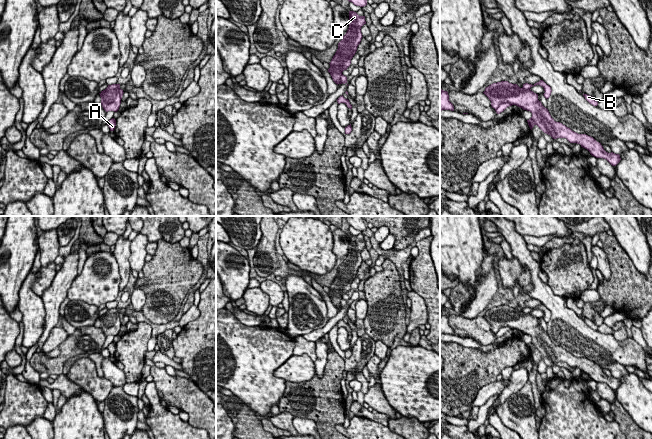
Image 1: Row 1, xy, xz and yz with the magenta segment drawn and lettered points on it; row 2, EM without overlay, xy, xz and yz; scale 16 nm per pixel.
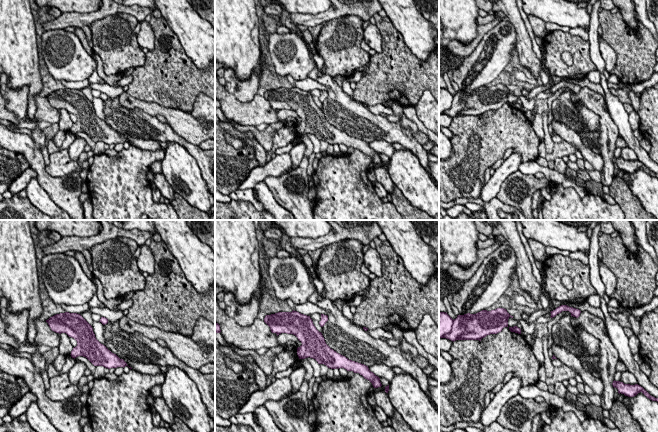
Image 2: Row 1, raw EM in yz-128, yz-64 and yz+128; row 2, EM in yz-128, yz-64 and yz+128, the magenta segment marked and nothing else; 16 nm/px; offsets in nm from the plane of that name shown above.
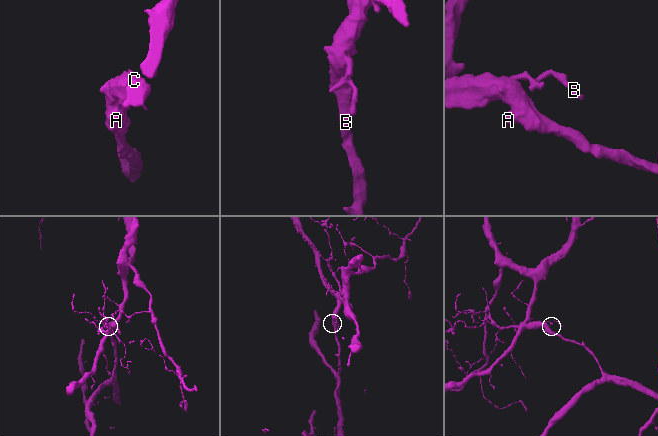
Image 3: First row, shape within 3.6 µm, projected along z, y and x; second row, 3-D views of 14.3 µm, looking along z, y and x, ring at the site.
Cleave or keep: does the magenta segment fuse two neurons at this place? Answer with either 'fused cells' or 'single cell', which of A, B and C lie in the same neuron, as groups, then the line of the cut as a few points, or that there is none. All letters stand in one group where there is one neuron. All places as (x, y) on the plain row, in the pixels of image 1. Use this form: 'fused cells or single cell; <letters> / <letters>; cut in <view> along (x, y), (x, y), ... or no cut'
fused cells; A C / B; cut in yz along (511, 328), (501, 327), (495, 333)

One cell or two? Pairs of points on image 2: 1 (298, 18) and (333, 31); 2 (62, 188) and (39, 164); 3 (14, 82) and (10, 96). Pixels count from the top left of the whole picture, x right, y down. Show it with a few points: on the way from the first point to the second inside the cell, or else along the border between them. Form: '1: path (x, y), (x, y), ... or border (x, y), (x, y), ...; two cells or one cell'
1: border (342, 15), (329, 19), (326, 22); two cells
2: path (55, 186), (40, 171); one cell
3: border (10, 88), (28, 87), (26, 107); two cells

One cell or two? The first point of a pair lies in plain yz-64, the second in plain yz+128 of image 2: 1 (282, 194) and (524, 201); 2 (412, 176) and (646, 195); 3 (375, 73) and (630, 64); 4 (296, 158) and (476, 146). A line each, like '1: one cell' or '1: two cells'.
1: one cell
2: one cell
3: one cell
4: two cells

